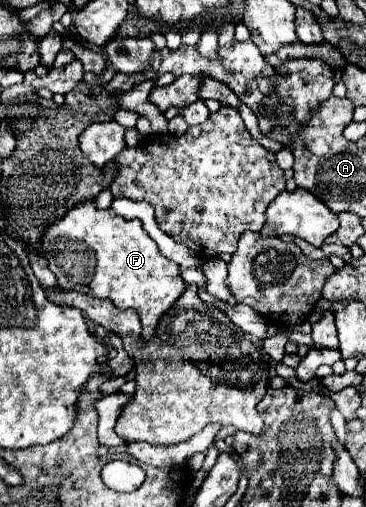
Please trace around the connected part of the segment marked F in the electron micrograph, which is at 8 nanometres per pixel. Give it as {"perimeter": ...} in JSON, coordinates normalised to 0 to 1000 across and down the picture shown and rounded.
{"perimeter":[[[224,398],[180,430],[137,446],[115,469],[115,501],[153,540],[164,568],[257,588],[295,588],[322,607],[366,607],[388,635],[388,667],[426,663],[437,627],[503,580],[508,560],[475,517],[432,505],[432,485],[393,458],[388,438],[306,426],[306,414],[262,414],[257,398]]]}

